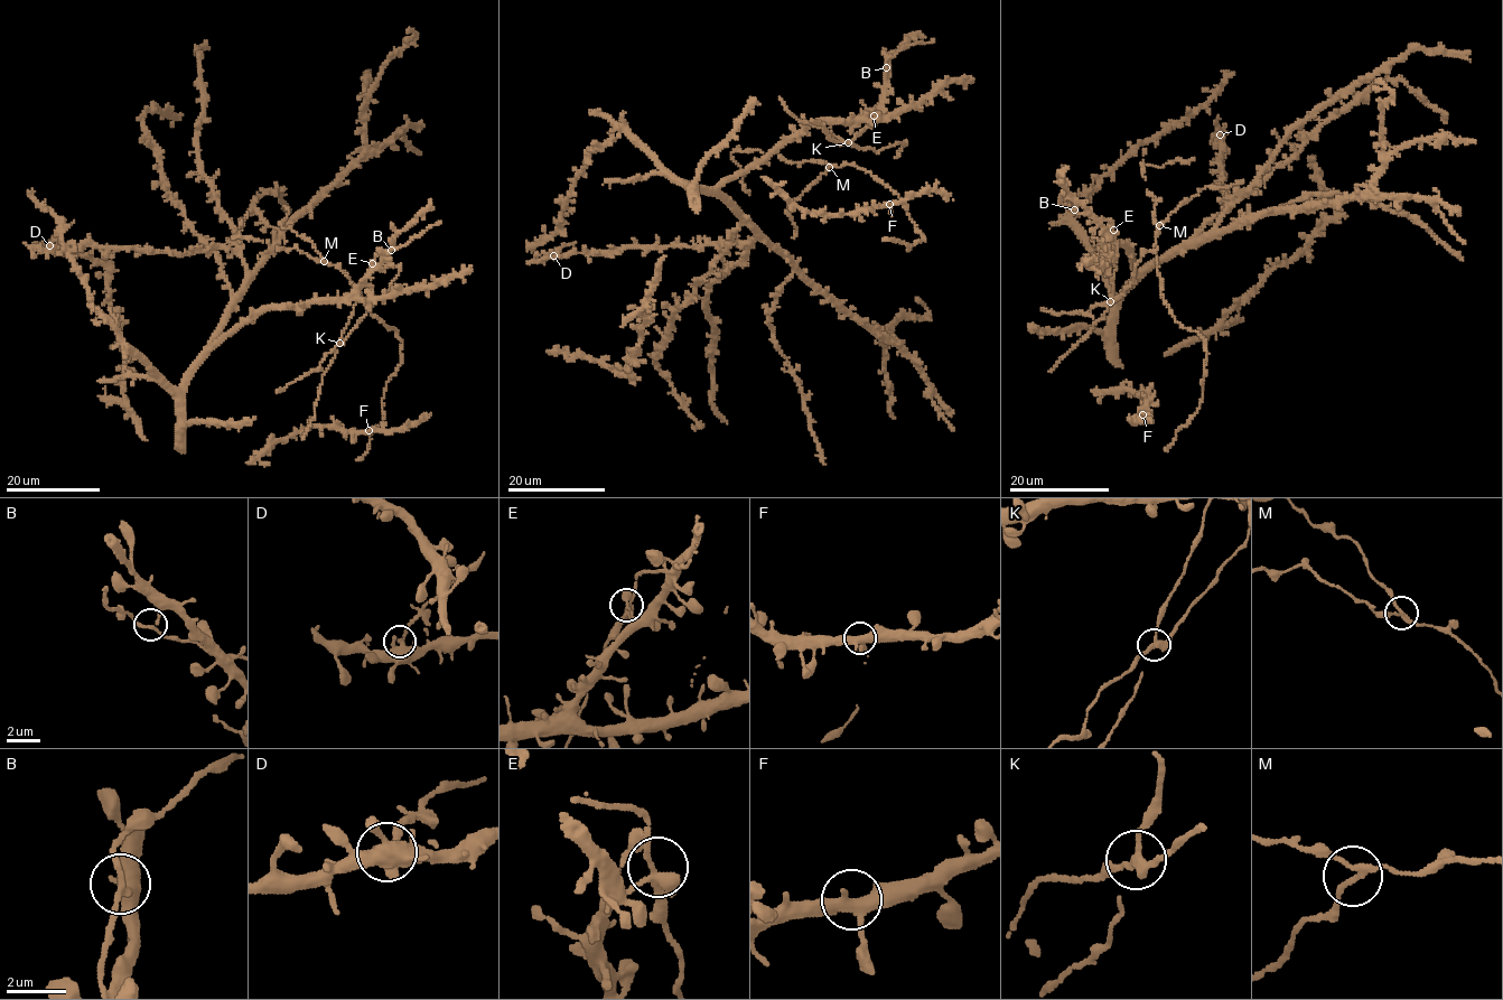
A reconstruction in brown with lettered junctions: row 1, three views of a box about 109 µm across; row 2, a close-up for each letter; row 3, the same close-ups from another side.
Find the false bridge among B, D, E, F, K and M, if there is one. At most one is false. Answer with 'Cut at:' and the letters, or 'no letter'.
Cut at: K

